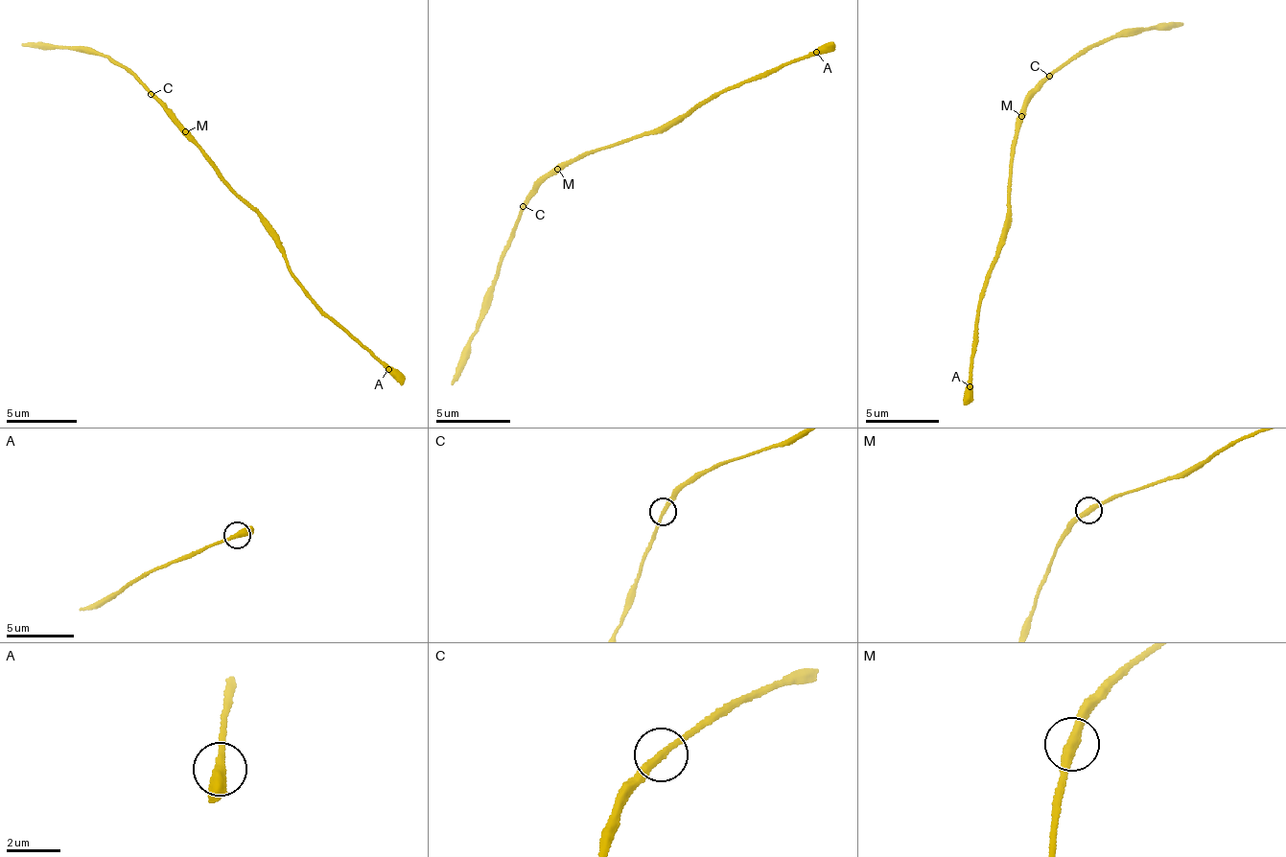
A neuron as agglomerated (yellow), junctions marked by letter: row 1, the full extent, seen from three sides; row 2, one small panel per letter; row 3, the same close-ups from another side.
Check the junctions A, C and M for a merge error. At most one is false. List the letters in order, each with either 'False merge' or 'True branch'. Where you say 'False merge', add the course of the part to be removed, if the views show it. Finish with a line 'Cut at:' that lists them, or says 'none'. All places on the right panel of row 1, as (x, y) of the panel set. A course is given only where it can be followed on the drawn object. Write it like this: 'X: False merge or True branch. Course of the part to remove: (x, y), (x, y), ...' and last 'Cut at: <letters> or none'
A: True branch
C: True branch
M: True branch
Cut at: none

